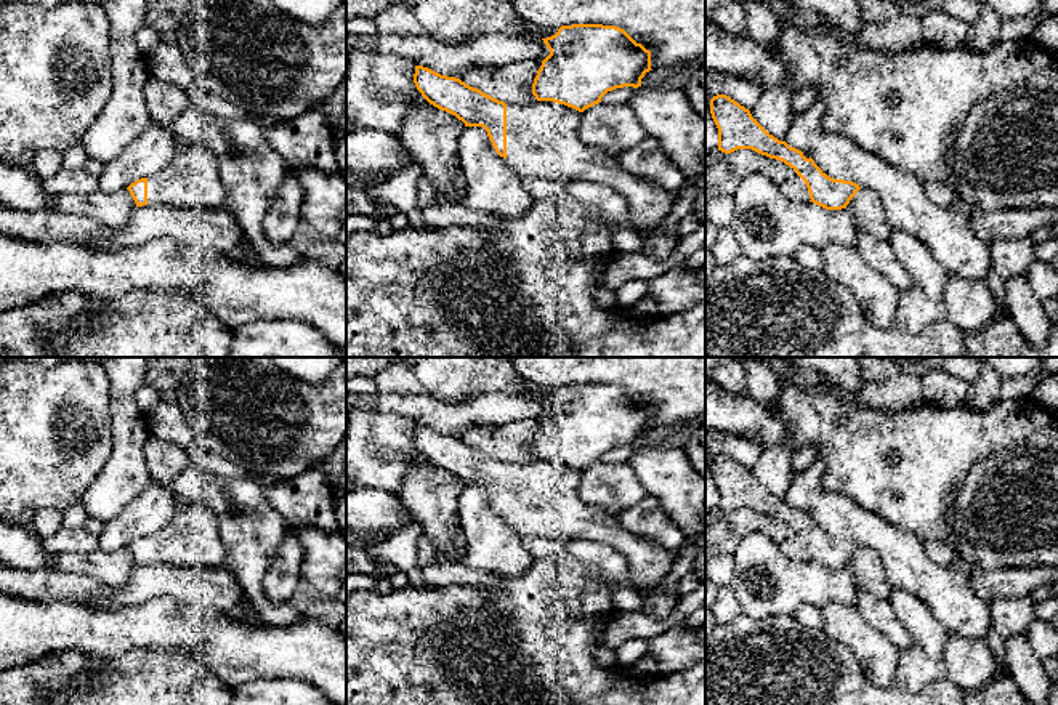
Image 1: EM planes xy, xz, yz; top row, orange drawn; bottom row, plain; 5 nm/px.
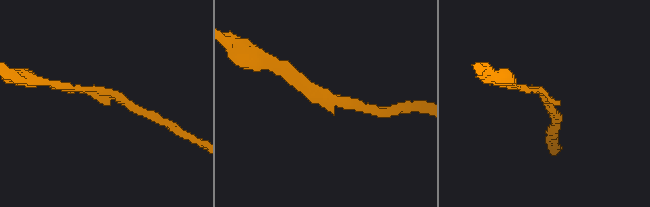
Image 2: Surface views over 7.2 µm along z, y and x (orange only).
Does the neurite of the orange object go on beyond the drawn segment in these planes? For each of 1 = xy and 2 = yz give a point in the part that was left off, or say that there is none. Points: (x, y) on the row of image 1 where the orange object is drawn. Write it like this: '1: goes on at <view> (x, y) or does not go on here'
1: goes on at xy (191, 180)
2: does not go on here

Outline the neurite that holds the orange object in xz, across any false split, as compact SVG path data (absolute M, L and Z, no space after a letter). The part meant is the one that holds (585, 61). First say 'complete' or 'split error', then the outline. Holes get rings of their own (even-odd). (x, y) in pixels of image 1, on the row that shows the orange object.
split error; M603 24L561 26L555 35L542 40L550 54L534 79L535 101L531 104L505 104L460 79L441 75L423 66L415 66L414 83L430 104L455 115L465 127L483 127L495 152L521 178L540 176L559 184L582 181L612 187L625 197L638 232L659 229L680 195L627 171L616 155L584 144L577 135L582 112L601 103L608 91L641 87L644 74L652 70L651 51L624 29Z

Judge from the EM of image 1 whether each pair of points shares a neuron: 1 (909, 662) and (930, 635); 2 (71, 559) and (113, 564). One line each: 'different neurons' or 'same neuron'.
1: same neuron
2: same neuron

